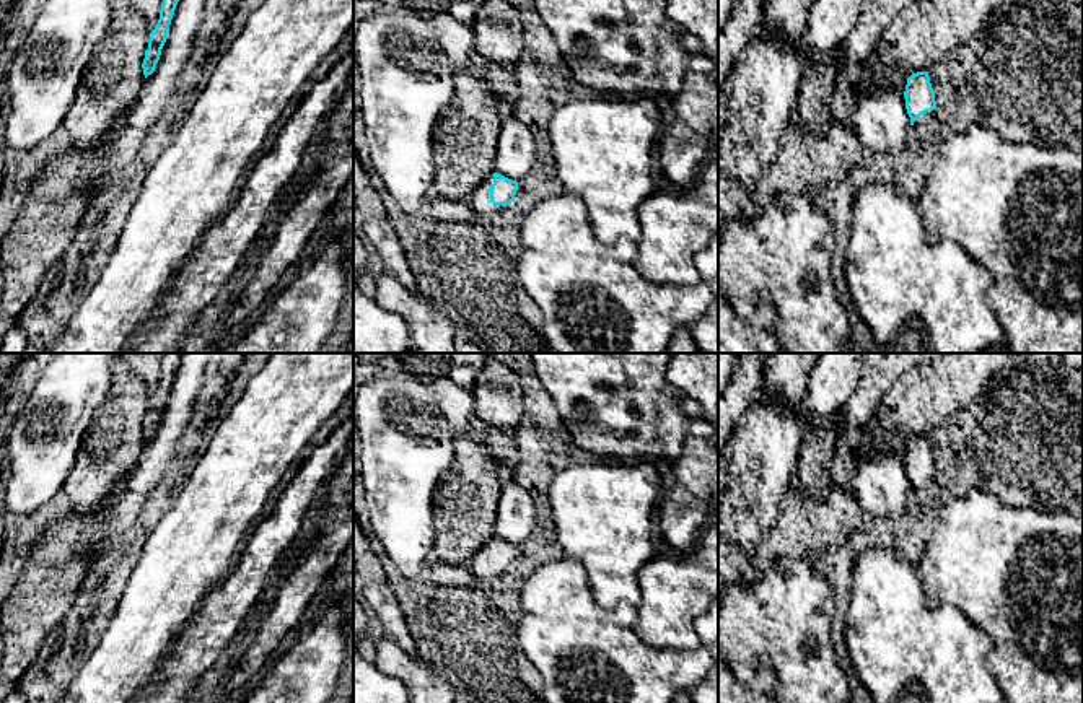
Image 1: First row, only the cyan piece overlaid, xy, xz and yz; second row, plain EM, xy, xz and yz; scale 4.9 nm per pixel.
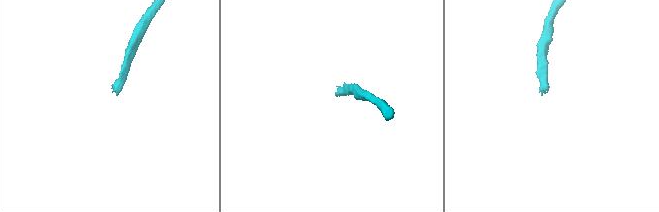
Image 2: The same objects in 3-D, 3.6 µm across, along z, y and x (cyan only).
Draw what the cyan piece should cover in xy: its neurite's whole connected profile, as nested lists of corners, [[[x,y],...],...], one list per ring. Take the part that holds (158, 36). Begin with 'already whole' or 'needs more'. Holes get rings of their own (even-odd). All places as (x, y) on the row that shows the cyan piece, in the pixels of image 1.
already whole; [[[163,0],[160,10],[160,20],[155,29],[150,33],[148,49],[145,50],[145,59],[142,63],[145,78],[151,75],[161,55],[161,49],[168,39],[169,24],[179,0]]]

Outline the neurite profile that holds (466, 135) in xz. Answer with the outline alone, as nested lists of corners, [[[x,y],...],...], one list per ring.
[[[454,67],[454,83],[454,96],[435,125],[433,194],[464,202],[495,172],[502,117],[482,75]]]

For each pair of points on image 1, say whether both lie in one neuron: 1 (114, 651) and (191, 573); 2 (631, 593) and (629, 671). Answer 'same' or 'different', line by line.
1: same
2: different

